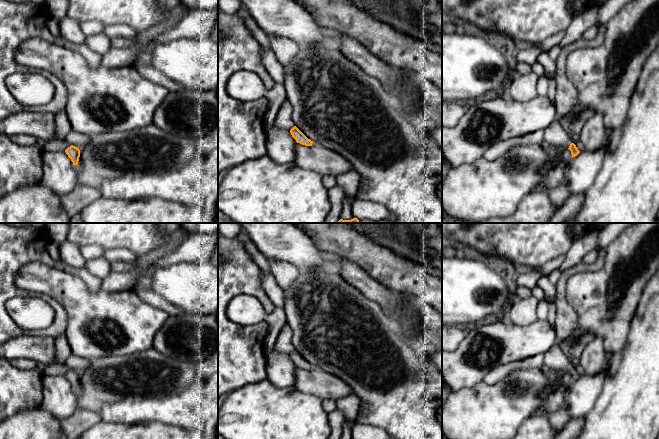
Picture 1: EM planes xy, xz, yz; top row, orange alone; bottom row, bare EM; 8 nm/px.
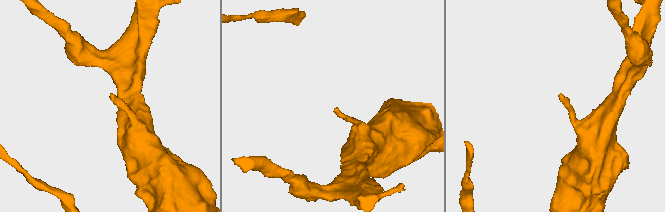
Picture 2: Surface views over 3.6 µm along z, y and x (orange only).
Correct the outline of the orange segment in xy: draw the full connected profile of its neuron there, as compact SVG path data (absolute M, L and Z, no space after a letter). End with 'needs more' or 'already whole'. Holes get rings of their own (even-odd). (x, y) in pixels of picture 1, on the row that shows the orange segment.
M71 145L70 147L68 147L65 150L65 152L68 155L68 157L71 159L71 161L73 162L73 164L77 165L78 161L79 161L79 157L80 157L80 150L79 150L79 148Z; already whole

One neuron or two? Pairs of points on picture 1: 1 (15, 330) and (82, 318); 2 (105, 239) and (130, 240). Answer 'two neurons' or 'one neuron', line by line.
1: two neurons
2: one neuron

